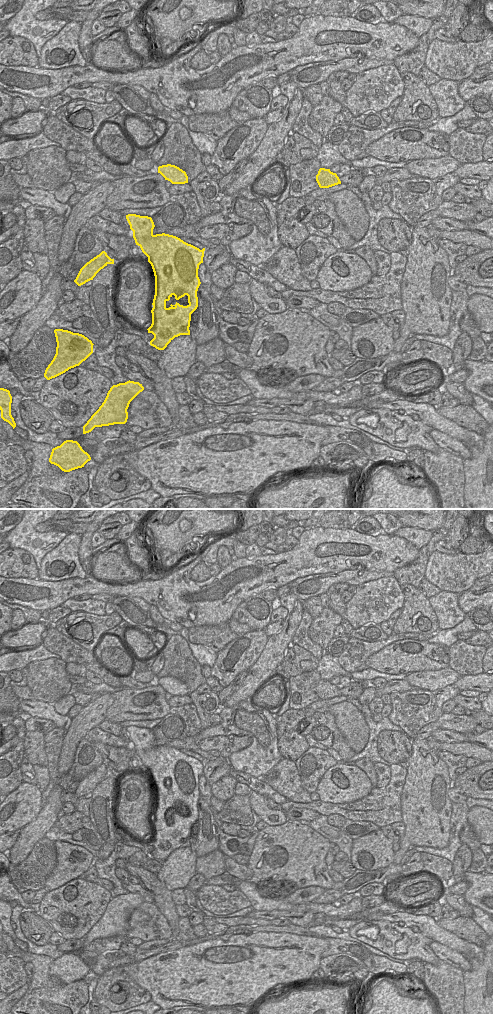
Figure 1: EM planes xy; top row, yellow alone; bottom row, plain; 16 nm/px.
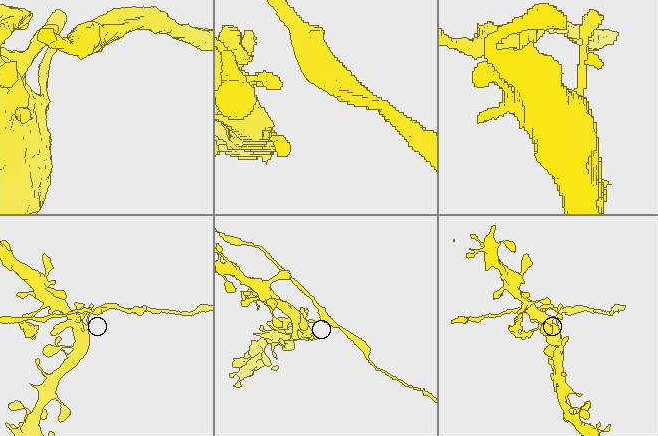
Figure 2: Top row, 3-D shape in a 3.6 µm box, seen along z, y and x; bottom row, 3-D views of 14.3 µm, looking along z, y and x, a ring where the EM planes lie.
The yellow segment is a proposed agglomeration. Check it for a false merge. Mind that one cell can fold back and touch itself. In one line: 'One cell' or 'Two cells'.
One cell.

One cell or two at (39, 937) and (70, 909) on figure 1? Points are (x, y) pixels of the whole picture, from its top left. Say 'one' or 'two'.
two

